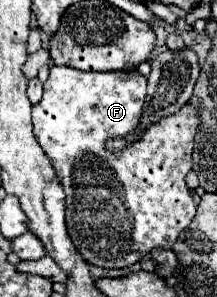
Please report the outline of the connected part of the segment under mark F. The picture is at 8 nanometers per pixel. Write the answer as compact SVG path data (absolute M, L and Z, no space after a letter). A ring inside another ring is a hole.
M51 66L51 74L43 88L45 94L41 102L33 106L35 136L51 158L67 194L67 230L79 254L89 264L101 268L127 268L153 248L171 248L195 216L195 202L185 184L185 176L193 164L193 134L199 124L197 110L185 104L181 112L143 130L143 136L131 146L119 154L111 154L103 148L107 138L125 138L139 128L147 90L145 76L139 72L81 72L67 66Z

